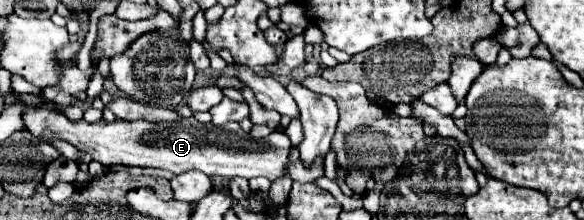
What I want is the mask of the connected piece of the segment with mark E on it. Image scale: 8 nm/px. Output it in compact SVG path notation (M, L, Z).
M39 107L39 109L27 109L27 113L23 113L23 123L25 129L29 129L35 137L57 137L63 139L71 145L75 145L79 151L89 153L95 161L111 167L111 165L135 165L135 167L159 167L159 169L167 169L171 173L183 173L183 171L191 171L191 169L199 169L207 175L221 175L221 177L235 177L241 175L245 179L251 177L267 177L269 181L275 181L283 169L289 165L287 155L289 155L289 147L291 141L285 133L271 133L265 139L253 139L249 133L245 133L241 129L239 123L227 123L223 127L217 127L211 123L209 127L197 125L195 117L189 119L179 119L175 123L149 123L149 121L113 121L107 123L105 119L97 121L97 123L87 123L85 119L81 121L69 121L67 117L63 117L63 113L59 109L47 109L47 107Z

